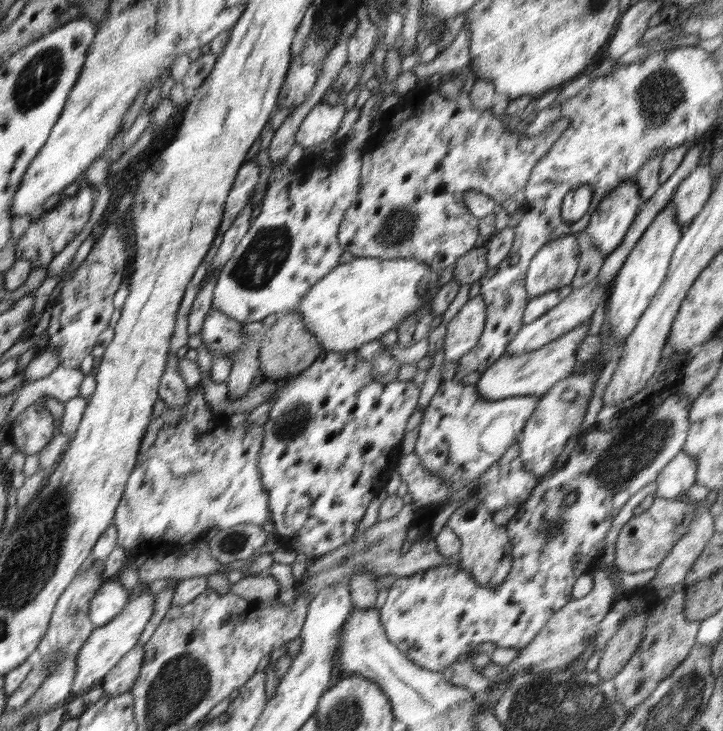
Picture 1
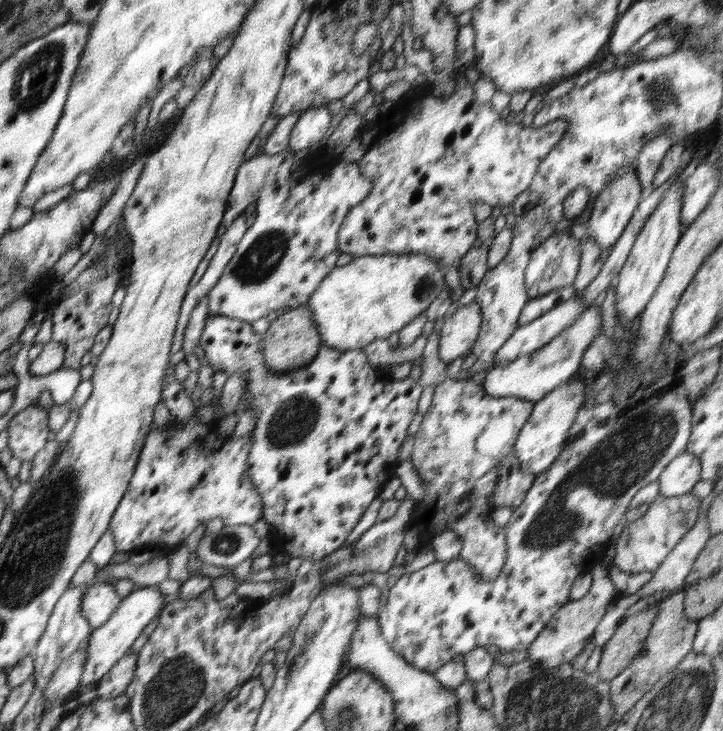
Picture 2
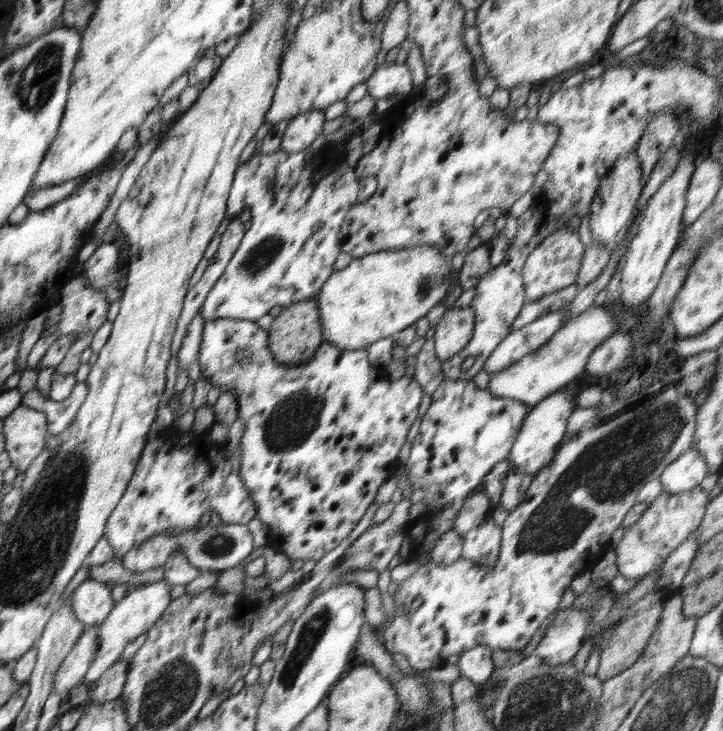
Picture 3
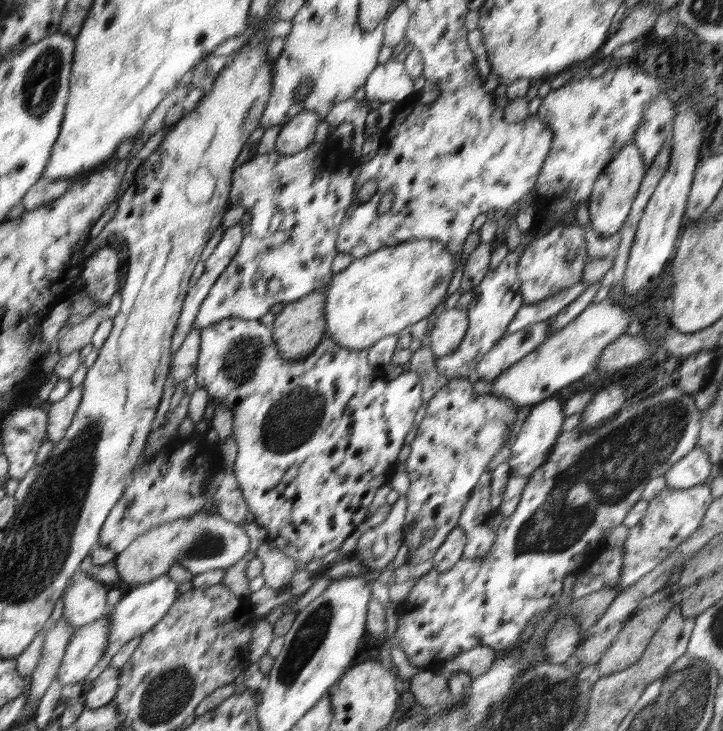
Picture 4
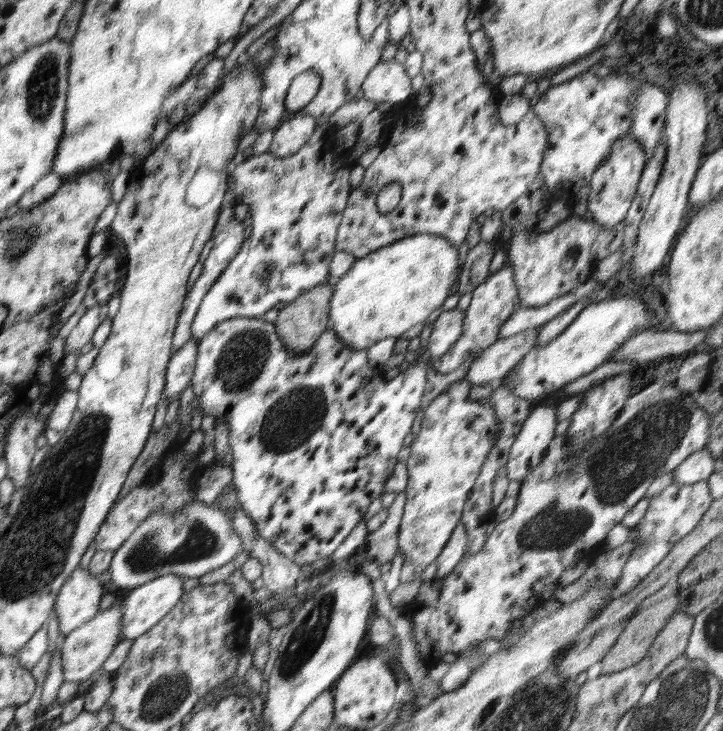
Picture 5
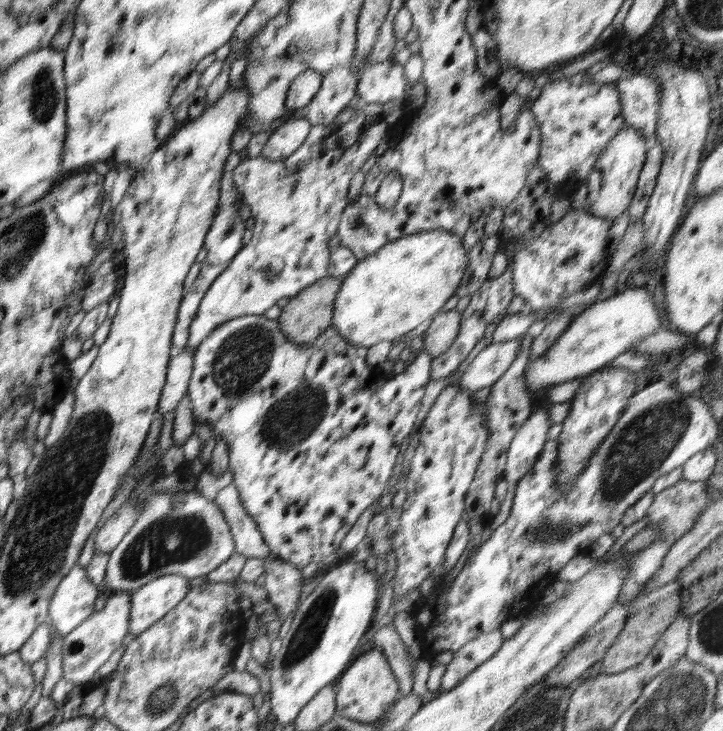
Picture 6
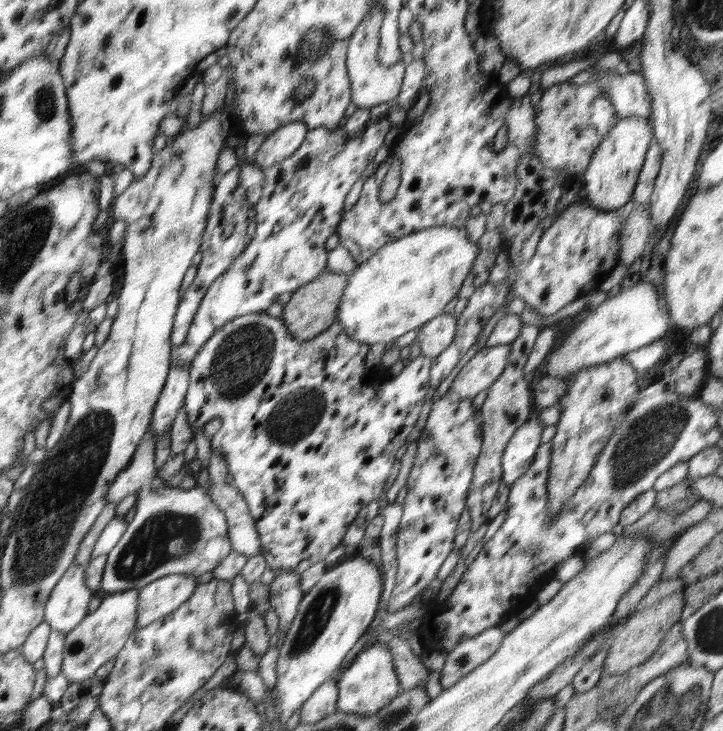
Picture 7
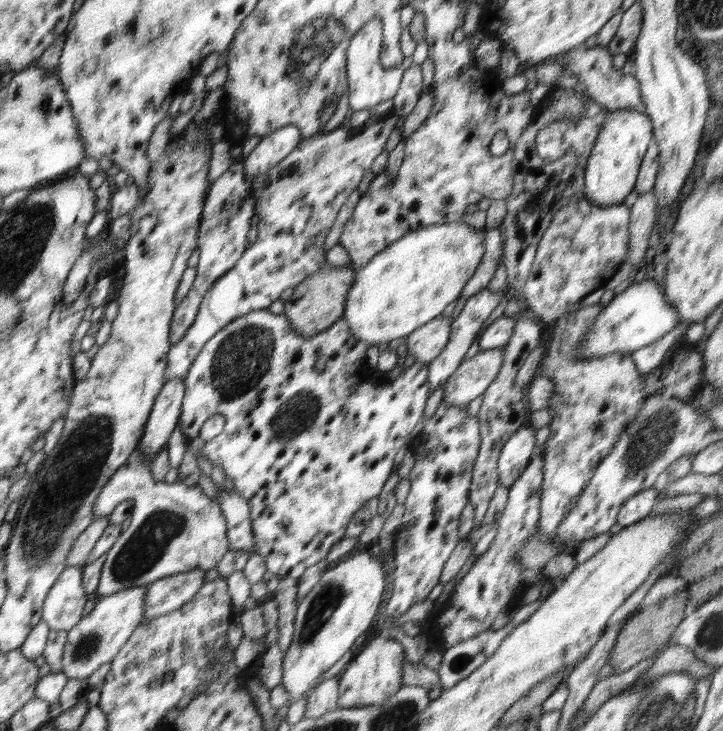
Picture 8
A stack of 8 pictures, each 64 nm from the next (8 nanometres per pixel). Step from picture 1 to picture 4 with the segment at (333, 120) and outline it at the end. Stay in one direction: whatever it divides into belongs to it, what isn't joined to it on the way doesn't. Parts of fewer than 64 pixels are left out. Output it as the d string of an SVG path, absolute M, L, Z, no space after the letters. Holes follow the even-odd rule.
M314 111L300 112L282 126L282 132L276 139L274 151L280 155L294 155L301 152L315 139L320 123L320 117Z

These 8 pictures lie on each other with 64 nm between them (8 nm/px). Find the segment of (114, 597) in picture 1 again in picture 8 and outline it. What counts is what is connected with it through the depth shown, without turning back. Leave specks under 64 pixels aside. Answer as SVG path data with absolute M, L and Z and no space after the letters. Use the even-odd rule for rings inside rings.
M68 566L51 588L43 604L43 620L50 630L70 631L82 620L89 600L83 584L83 567Z

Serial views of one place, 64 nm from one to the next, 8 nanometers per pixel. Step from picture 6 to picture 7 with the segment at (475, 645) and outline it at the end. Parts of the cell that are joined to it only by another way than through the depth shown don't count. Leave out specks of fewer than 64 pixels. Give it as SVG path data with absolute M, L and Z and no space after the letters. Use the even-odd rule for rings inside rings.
M498 626L486 630L475 638L462 642L447 654L446 664L440 672L442 688L457 684L466 674L489 660L507 636L506 630Z

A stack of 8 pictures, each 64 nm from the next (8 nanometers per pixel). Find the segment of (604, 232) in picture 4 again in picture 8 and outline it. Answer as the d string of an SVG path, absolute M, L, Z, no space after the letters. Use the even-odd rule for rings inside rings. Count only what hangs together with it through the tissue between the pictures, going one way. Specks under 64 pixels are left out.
M636 109L610 111L586 162L584 198L601 207L624 203L635 188L642 160L652 140L652 122L644 112Z

